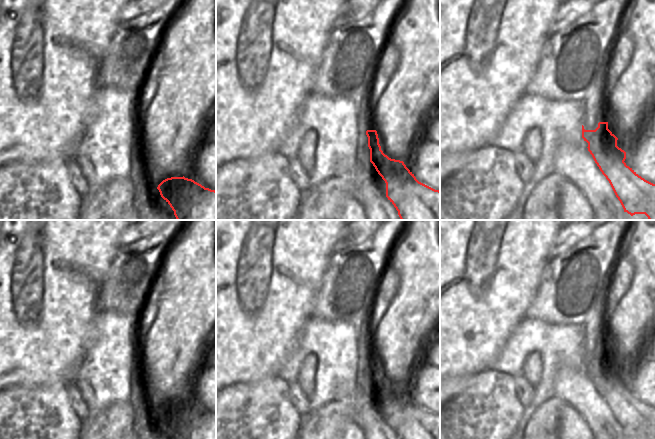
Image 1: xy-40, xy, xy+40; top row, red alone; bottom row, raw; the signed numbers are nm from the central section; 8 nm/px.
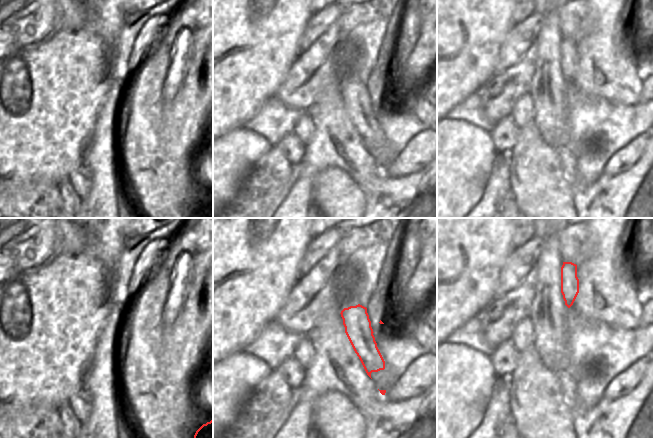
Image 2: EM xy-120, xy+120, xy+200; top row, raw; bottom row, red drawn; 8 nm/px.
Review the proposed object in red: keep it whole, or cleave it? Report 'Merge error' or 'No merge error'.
No merge error

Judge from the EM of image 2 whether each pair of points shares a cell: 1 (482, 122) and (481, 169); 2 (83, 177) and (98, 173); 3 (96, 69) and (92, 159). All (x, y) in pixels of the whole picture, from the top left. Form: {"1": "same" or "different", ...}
{"1": "different", "2": "different", "3": "different"}

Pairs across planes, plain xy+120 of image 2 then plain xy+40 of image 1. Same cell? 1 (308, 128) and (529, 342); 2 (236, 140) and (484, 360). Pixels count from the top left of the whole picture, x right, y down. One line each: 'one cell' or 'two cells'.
1: two cells
2: two cells

